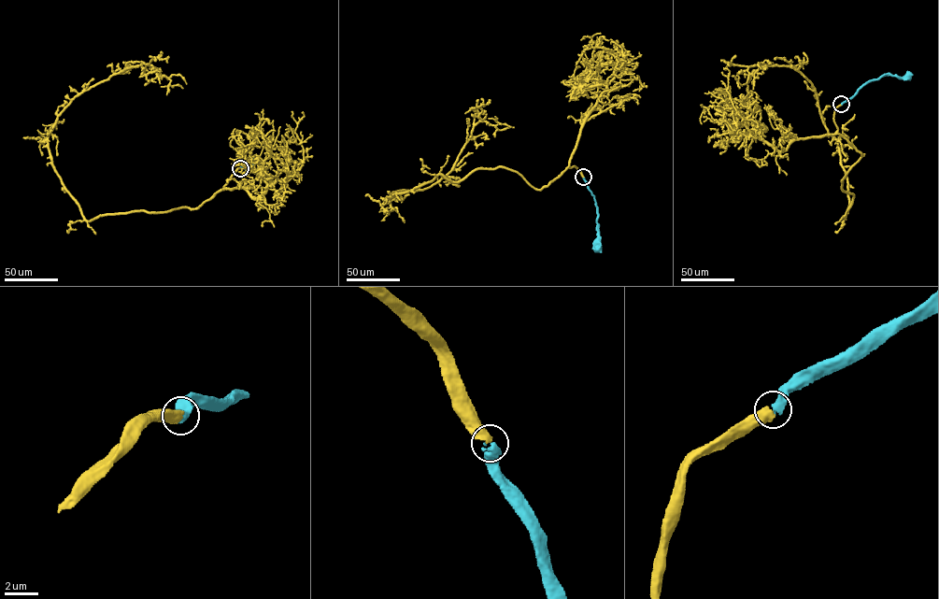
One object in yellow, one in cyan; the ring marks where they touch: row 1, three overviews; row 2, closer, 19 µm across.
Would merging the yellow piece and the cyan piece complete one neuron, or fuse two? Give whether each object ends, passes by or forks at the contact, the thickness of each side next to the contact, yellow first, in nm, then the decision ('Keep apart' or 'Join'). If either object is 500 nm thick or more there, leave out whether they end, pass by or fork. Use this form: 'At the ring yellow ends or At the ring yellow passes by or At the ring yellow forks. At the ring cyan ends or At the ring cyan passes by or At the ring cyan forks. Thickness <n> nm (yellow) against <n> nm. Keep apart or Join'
Thickness 550 nm (yellow) against 480 nm. Join

